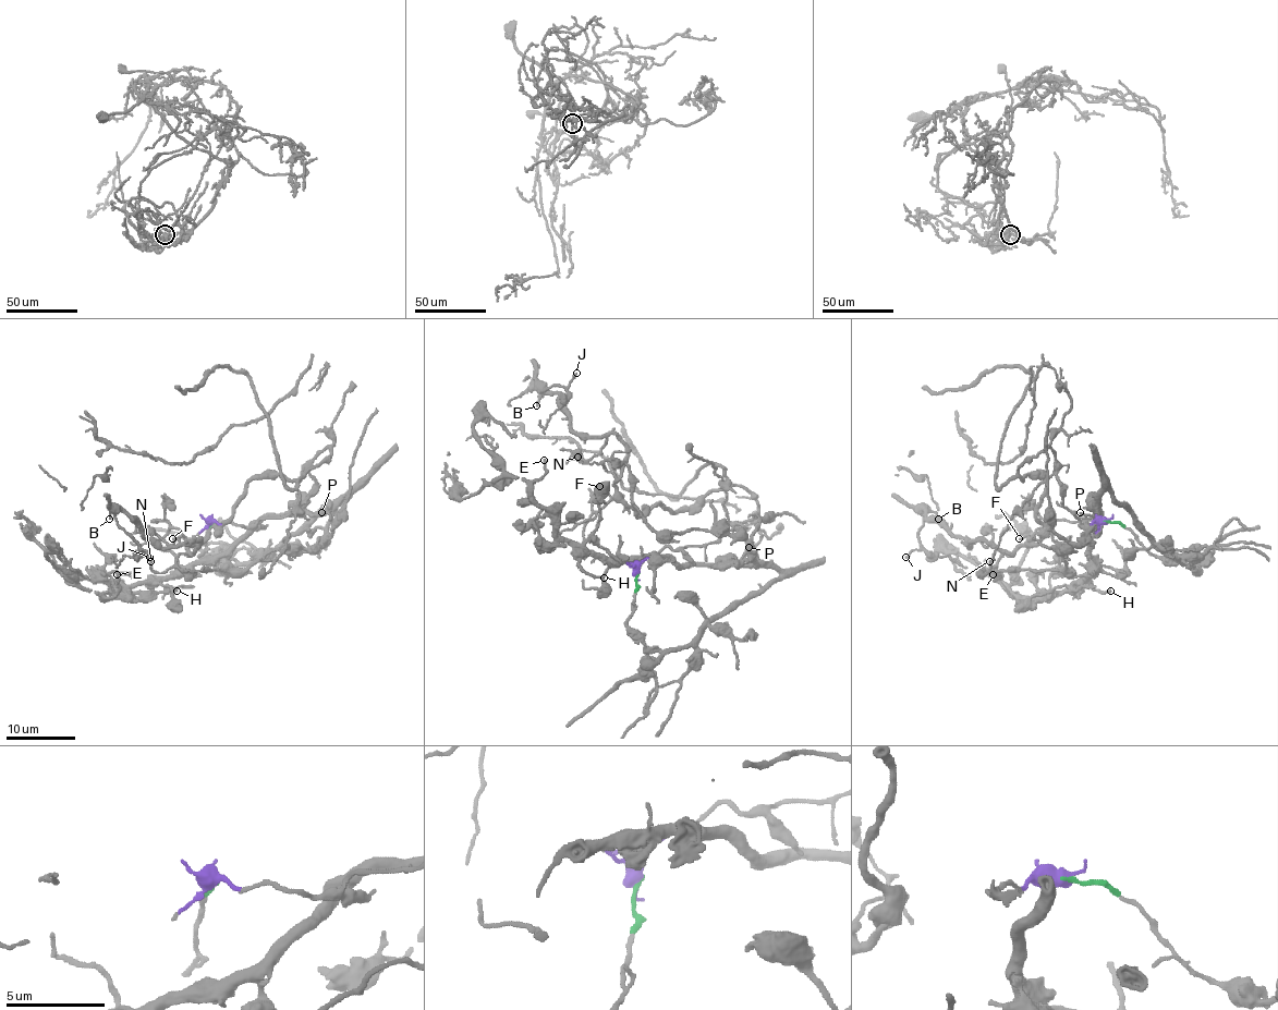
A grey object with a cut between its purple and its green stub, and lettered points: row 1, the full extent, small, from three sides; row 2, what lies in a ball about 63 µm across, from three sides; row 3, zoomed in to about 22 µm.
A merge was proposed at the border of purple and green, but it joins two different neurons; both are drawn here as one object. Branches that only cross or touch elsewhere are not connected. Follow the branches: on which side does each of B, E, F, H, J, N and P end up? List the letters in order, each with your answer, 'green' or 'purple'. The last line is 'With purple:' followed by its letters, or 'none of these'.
B: purple
E: green
F: purple
H: green
J: purple
N: purple
P: green
With purple: B, F, J, N

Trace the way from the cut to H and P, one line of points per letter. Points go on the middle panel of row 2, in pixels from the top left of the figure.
H: (637, 573), (627, 624), (662, 650), (682, 649), (780, 575), (666, 558), (579, 563), (604, 576)
P: (637, 573), (627, 624), (649, 647), (682, 649), (780, 575), (771, 567), (745, 567), (741, 558), (749, 547)

